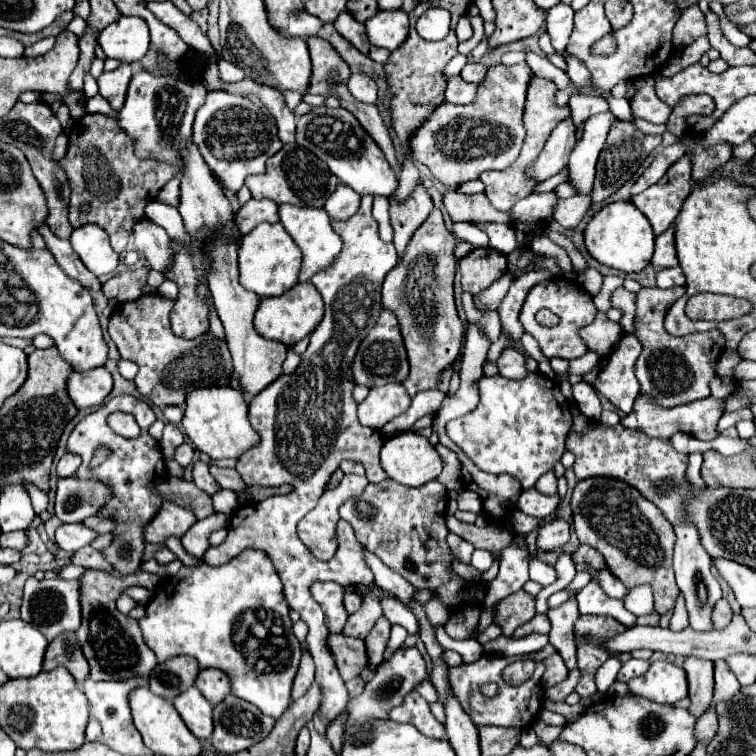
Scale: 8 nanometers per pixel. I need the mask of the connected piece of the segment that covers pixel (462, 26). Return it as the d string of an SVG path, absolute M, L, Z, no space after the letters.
M462 15L462 19L458 21L456 35L458 35L458 41L466 41L466 39L472 37L472 27L470 27L470 21L468 21L468 15Z

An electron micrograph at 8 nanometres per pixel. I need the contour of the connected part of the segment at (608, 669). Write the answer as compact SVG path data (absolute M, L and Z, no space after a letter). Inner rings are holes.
M612 657L598 668L595 678L596 687L600 693L607 693L610 685L616 681L616 675L618 675L620 667L622 667L620 661L616 657Z

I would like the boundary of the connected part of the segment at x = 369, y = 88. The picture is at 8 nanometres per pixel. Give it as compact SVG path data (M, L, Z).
M354 73L348 81L348 89L354 99L358 99L362 103L370 103L370 105L376 103L376 83L368 75Z

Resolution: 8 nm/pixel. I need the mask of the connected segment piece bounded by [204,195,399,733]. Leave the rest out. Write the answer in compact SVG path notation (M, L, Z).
M364 195L362 197L362 205L358 209L358 213L354 217L350 217L348 221L332 221L332 229L342 237L344 241L344 249L340 251L340 257L336 257L336 261L316 273L310 281L314 283L314 287L320 291L322 299L324 299L324 319L322 323L316 327L316 331L312 333L310 345L304 353L302 363L298 365L298 369L290 375L280 375L272 385L268 385L268 389L260 391L256 397L252 397L248 401L248 417L252 427L260 433L262 441L258 447L250 449L248 453L244 453L238 459L236 471L240 473L242 481L248 486L259 485L262 487L276 487L282 483L290 483L294 487L292 493L284 495L284 497L268 497L260 503L248 503L238 507L232 513L232 521L228 525L228 537L224 539L224 543L220 543L218 547L210 547L204 553L204 563L216 567L216 565L224 565L230 559L234 559L244 547L258 547L262 551L268 553L268 557L274 563L274 569L284 585L284 597L290 605L290 609L298 611L302 621L308 625L308 637L306 637L306 645L308 651L314 657L316 663L316 683L320 685L322 691L322 701L320 701L320 709L314 713L312 717L312 725L316 725L318 733L326 733L328 723L342 713L344 705L348 703L348 691L346 685L336 669L336 661L332 651L328 649L328 629L324 625L324 613L318 605L318 601L312 597L310 587L316 581L336 581L344 587L354 587L360 583L372 583L372 571L368 569L368 565L364 563L364 545L358 543L358 539L354 537L354 531L348 523L340 523L336 527L336 537L338 537L338 551L346 551L346 553L334 553L332 559L328 561L320 561L318 557L312 557L312 553L308 553L306 545L298 539L296 535L296 523L316 505L318 497L324 495L330 475L336 470L337 463L344 459L352 459L358 461L365 468L365 474L370 483L380 483L386 479L387 475L380 465L380 450L382 448L382 435L377 430L362 427L358 423L356 417L356 403L352 399L352 389L354 389L354 381L352 381L352 371L350 371L350 363L356 355L356 349L360 345L360 341L364 339L364 335L368 335L368 331L376 325L378 317L380 317L380 289L382 289L382 281L386 277L386 273L390 269L394 269L399 261L396 248L392 242L384 242L378 235L378 223L372 217L372 197Z

